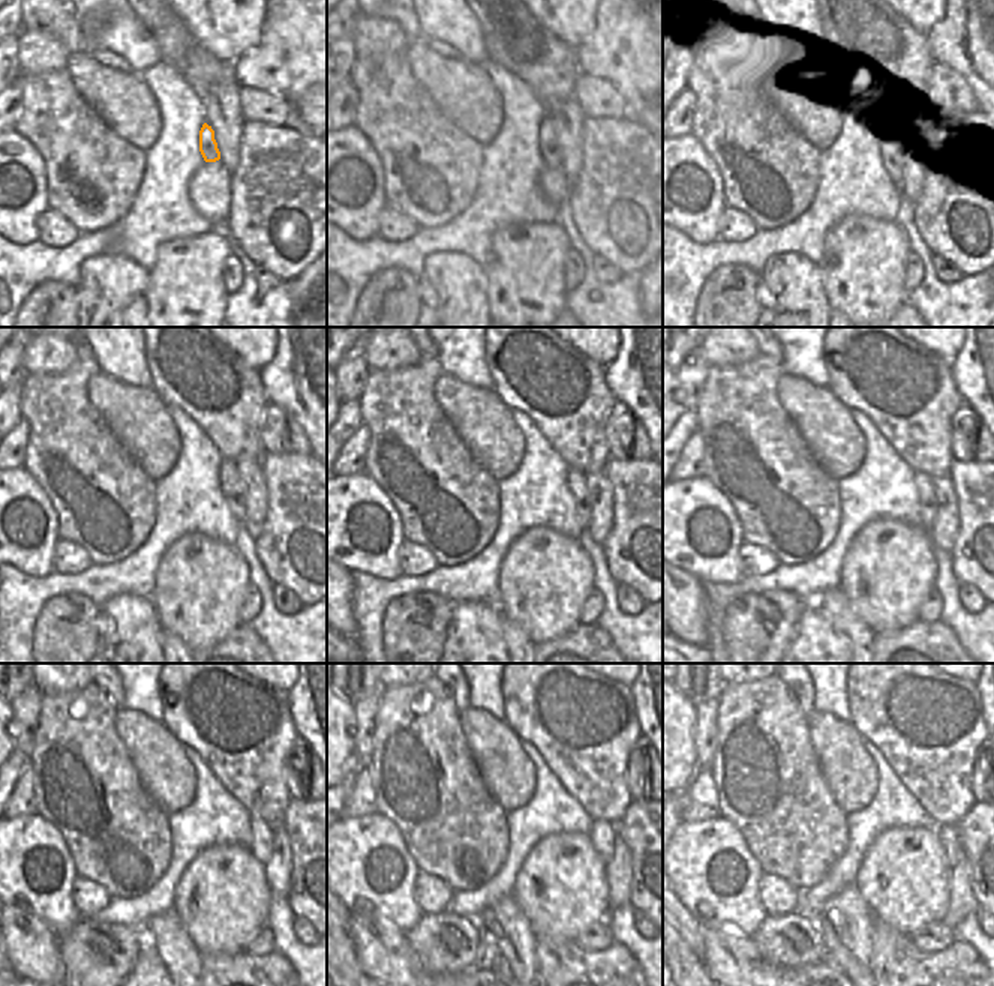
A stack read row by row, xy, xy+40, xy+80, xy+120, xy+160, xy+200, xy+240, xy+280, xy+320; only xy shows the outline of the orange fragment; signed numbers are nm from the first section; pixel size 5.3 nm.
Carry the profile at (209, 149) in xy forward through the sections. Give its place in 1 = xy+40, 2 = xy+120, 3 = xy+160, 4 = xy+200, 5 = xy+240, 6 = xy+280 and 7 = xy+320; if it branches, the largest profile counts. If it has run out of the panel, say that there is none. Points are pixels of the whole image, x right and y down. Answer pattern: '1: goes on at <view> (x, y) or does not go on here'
1: goes on at xy+40 (547, 146)
2: goes on at xy+120 (231, 485)
3: goes on at xy+160 (576, 479)
4: goes on at xy+200 (924, 485)
5: goes on at xy+240 (261, 844)
6: goes on at xy+280 (601, 833)
7: goes on at xy+320 (954, 848)

